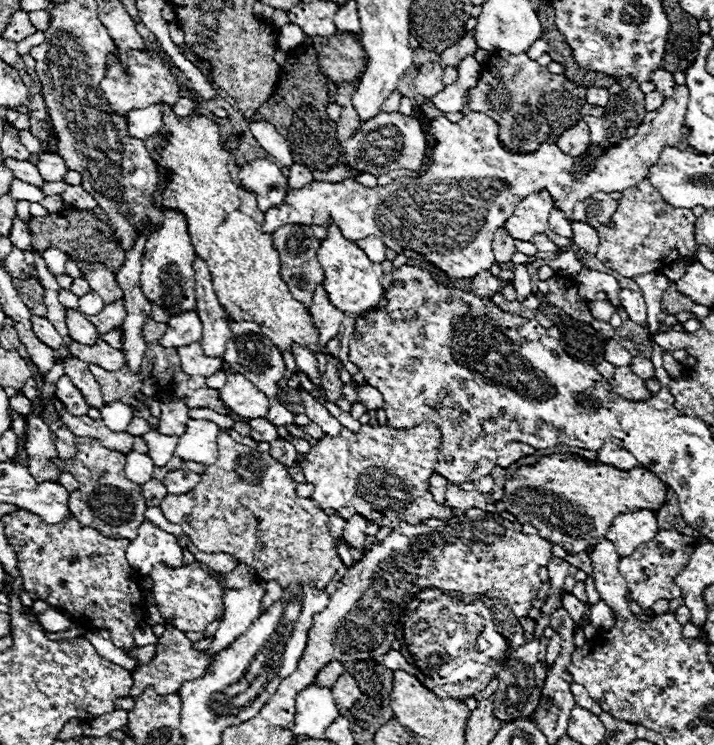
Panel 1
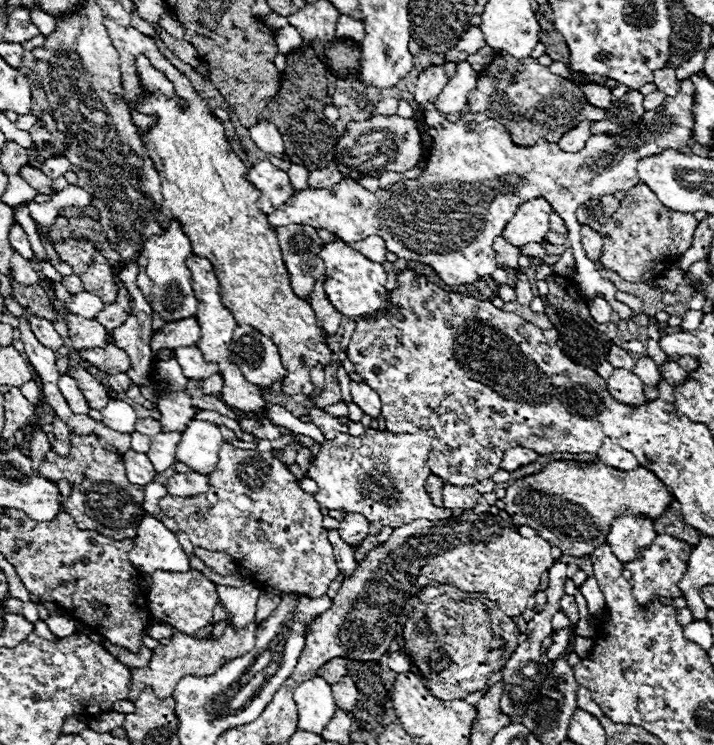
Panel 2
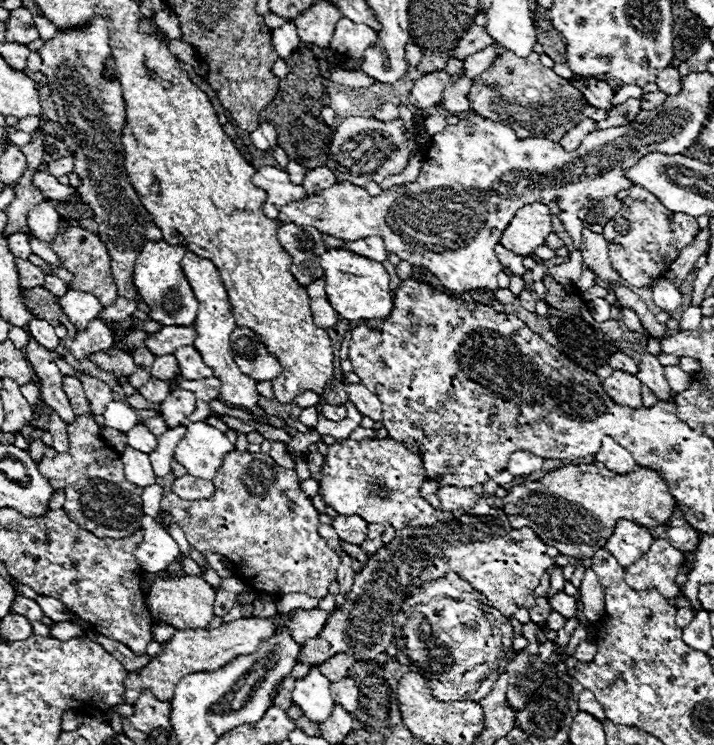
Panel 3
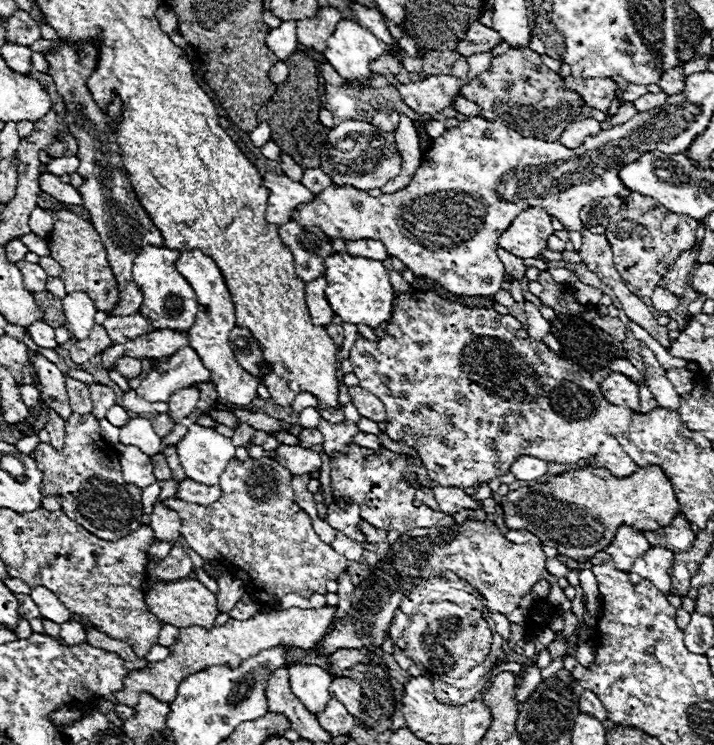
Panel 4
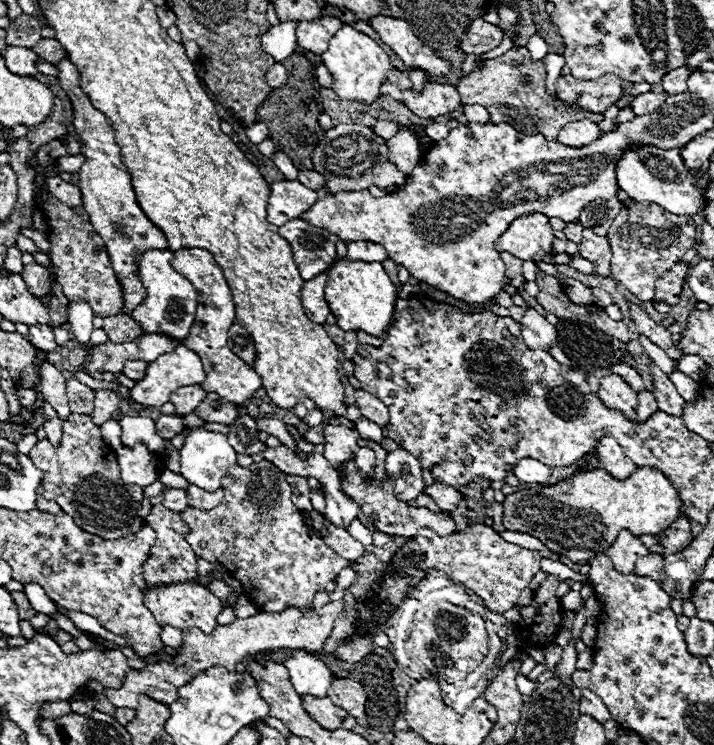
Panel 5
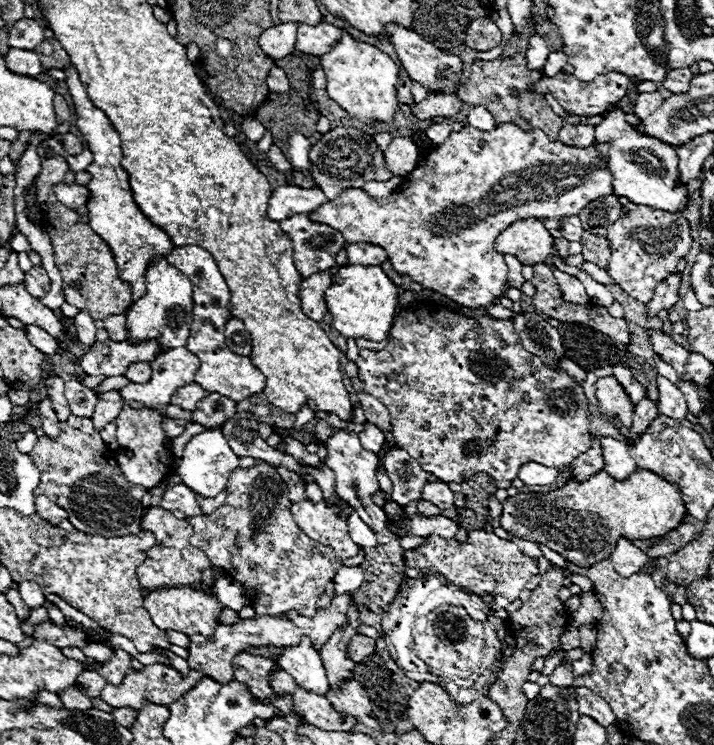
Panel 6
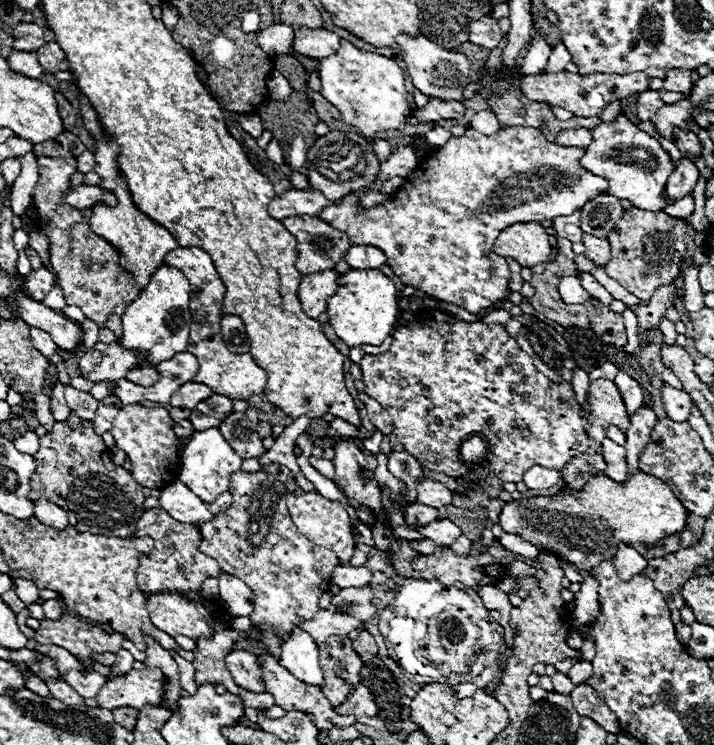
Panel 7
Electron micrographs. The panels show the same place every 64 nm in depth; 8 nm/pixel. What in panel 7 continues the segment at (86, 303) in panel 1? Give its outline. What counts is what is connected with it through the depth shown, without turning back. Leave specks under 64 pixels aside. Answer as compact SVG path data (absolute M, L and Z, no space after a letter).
M84 318L82 322L80 322L80 326L82 326L82 344L86 346L86 348L92 348L96 342L98 342L98 330L100 330L100 326L96 326L92 320L88 320L88 318Z

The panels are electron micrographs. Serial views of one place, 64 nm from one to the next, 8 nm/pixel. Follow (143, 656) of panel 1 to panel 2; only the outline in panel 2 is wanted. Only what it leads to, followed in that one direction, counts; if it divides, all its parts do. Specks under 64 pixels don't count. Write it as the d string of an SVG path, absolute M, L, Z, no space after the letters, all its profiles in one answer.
M106 642L106 648L108 648L124 666L128 666L128 668L144 668L144 666L148 666L148 662L150 662L150 658L152 658L152 650L146 648L146 646L142 646L136 654L132 654L132 652L124 650L124 648L116 648L116 646L112 646L110 642Z

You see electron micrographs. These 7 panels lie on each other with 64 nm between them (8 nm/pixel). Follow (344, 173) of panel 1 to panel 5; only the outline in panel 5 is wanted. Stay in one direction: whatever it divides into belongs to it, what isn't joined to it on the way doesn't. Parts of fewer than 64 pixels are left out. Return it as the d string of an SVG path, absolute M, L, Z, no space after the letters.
M300 170L298 182L304 184L306 188L316 190L316 192L322 192L326 188L326 178L320 172L316 172L316 170Z

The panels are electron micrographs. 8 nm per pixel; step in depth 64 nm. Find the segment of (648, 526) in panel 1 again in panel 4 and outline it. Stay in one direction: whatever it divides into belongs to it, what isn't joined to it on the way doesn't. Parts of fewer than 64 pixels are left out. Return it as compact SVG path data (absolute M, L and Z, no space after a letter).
M622 524L618 528L614 540L608 544L606 552L616 560L616 566L626 572L628 568L632 568L636 558L640 558L644 552L648 552L648 548L650 548L650 544L640 530L634 530L632 526Z

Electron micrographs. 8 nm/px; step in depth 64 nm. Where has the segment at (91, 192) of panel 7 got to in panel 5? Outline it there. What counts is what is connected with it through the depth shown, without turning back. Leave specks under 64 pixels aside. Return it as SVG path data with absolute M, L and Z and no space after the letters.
M52 176L46 180L46 188L52 196L56 196L60 202L70 204L70 208L82 206L82 192L78 186L64 182L60 176Z

